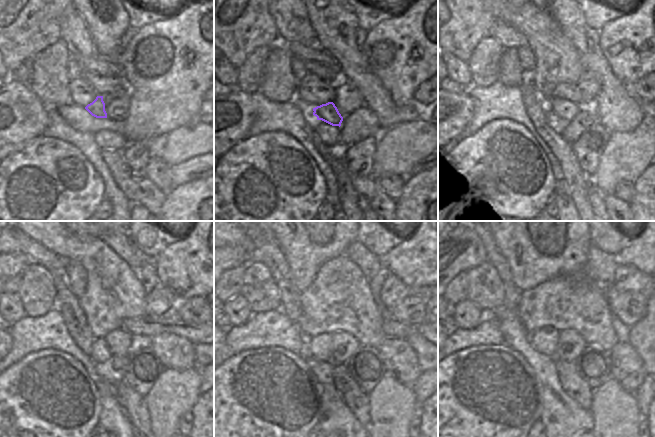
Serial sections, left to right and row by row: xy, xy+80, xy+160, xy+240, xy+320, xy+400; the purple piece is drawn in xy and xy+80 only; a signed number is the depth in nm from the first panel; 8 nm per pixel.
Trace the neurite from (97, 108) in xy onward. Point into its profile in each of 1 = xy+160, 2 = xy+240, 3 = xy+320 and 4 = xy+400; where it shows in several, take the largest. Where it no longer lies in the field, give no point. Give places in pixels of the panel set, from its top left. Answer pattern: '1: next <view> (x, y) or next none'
1: next xy+160 (565, 110)
2: next xy+240 (119, 342)
3: next xy+320 (343, 344)
4: next xy+400 (570, 346)

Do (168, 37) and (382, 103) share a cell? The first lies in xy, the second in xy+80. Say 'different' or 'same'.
different

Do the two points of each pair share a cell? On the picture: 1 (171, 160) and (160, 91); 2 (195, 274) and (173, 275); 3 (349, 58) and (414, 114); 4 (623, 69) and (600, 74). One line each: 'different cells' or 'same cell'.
1: different cells
2: same cell
3: same cell
4: different cells

